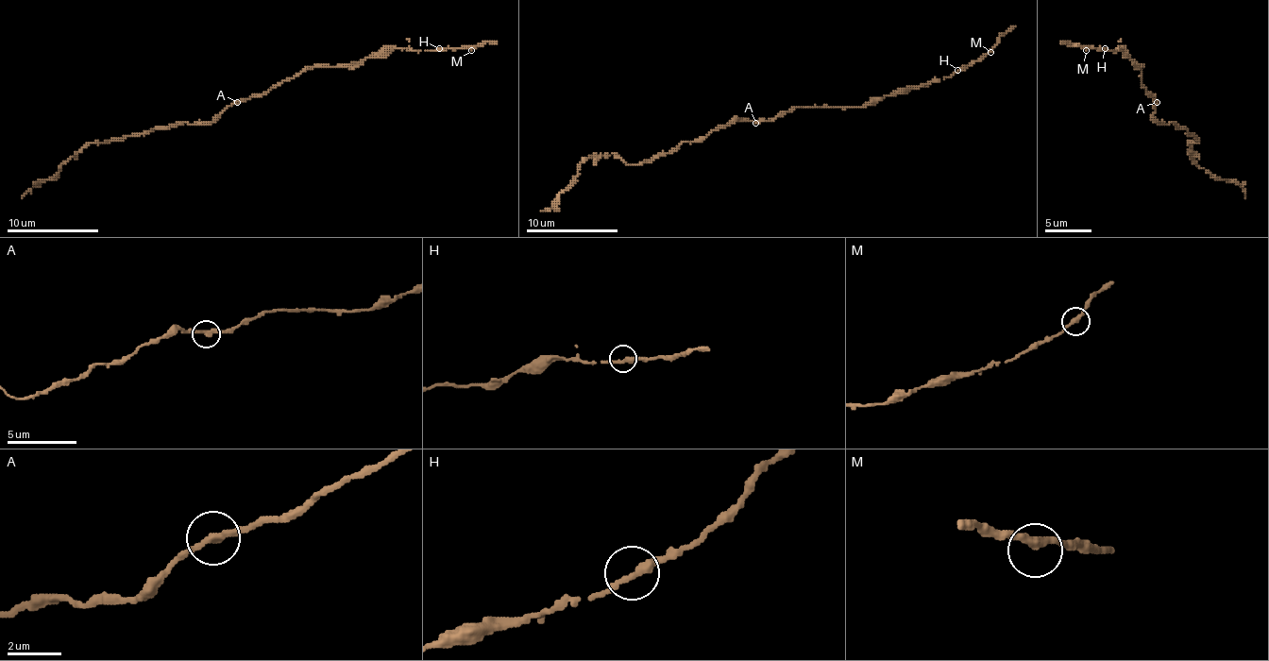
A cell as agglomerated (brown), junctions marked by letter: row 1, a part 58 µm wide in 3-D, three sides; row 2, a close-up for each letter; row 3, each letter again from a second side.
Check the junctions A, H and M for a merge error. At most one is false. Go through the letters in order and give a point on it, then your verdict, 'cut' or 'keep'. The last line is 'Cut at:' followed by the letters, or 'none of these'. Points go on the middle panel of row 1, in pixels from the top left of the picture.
A: at (755, 123); keep
H: at (957, 70); keep
M: at (990, 52); keep
Cut at: none of these

